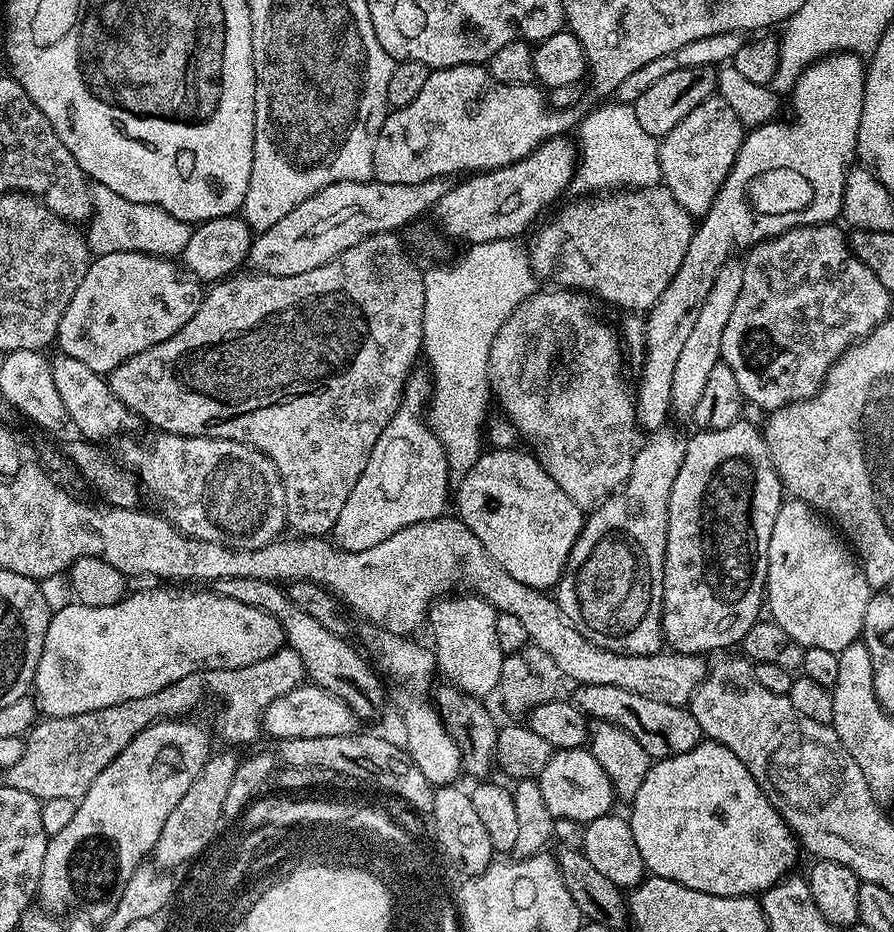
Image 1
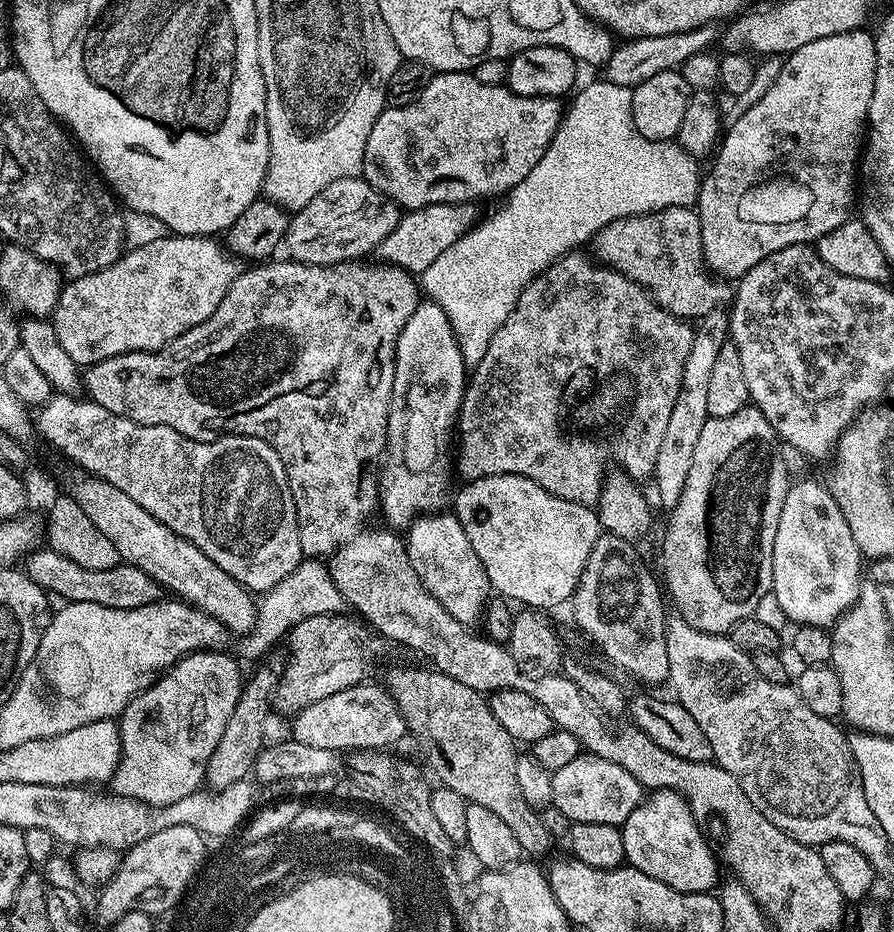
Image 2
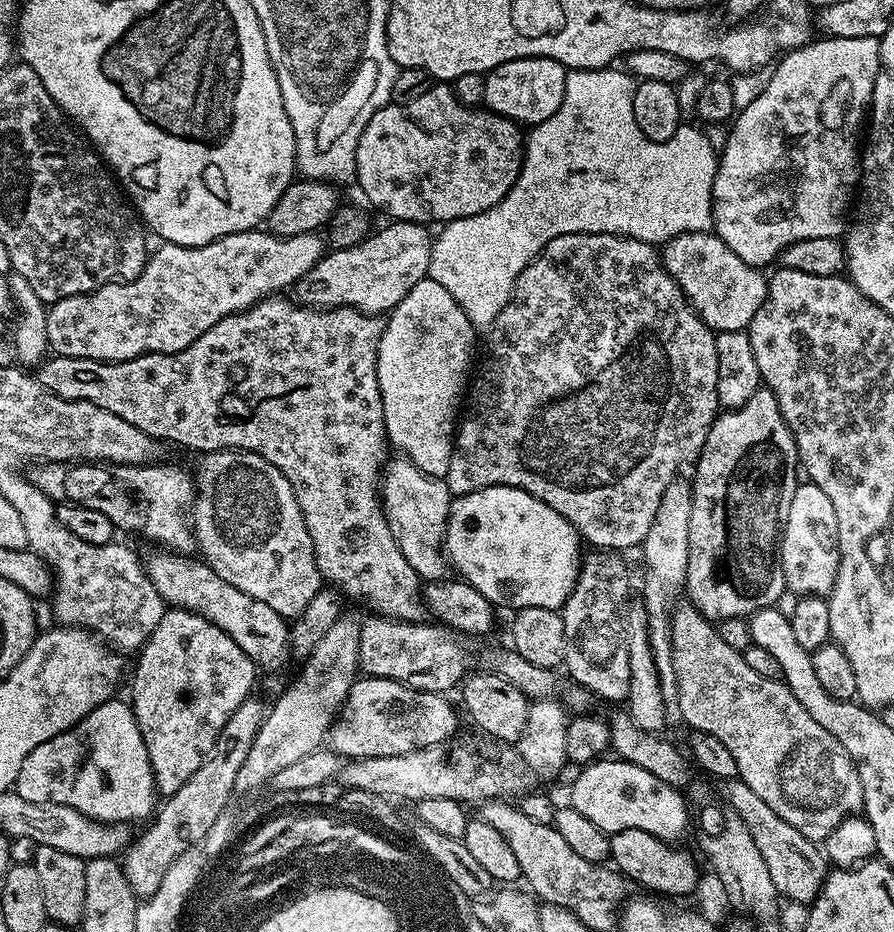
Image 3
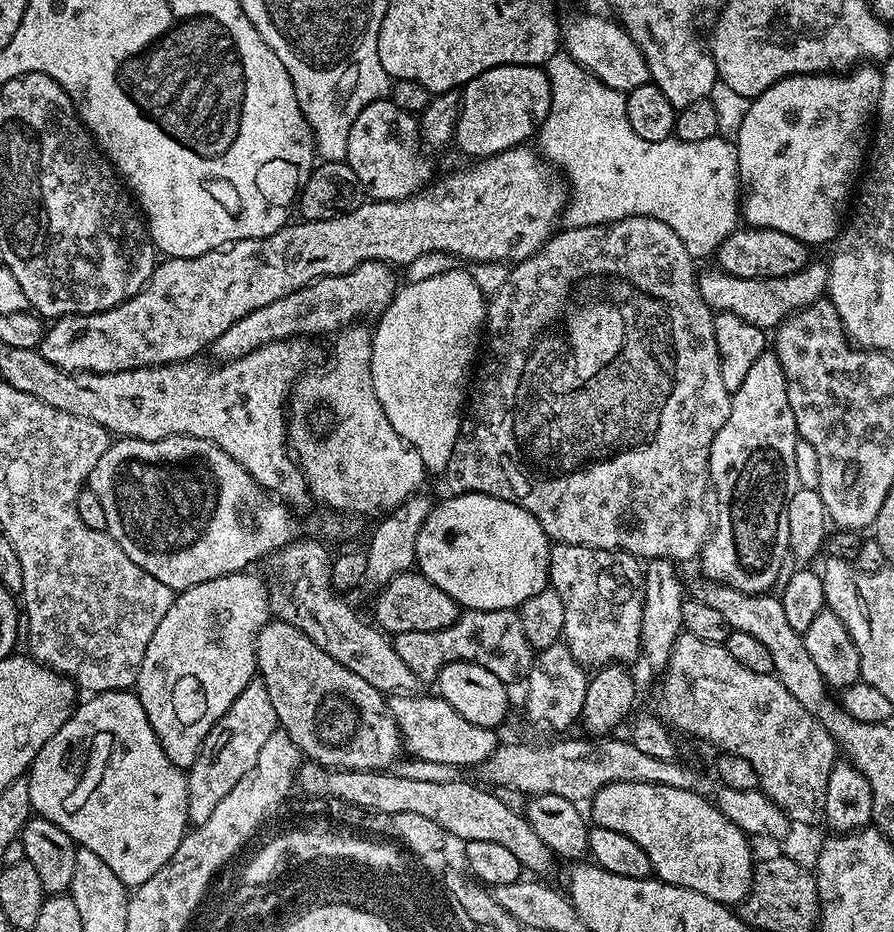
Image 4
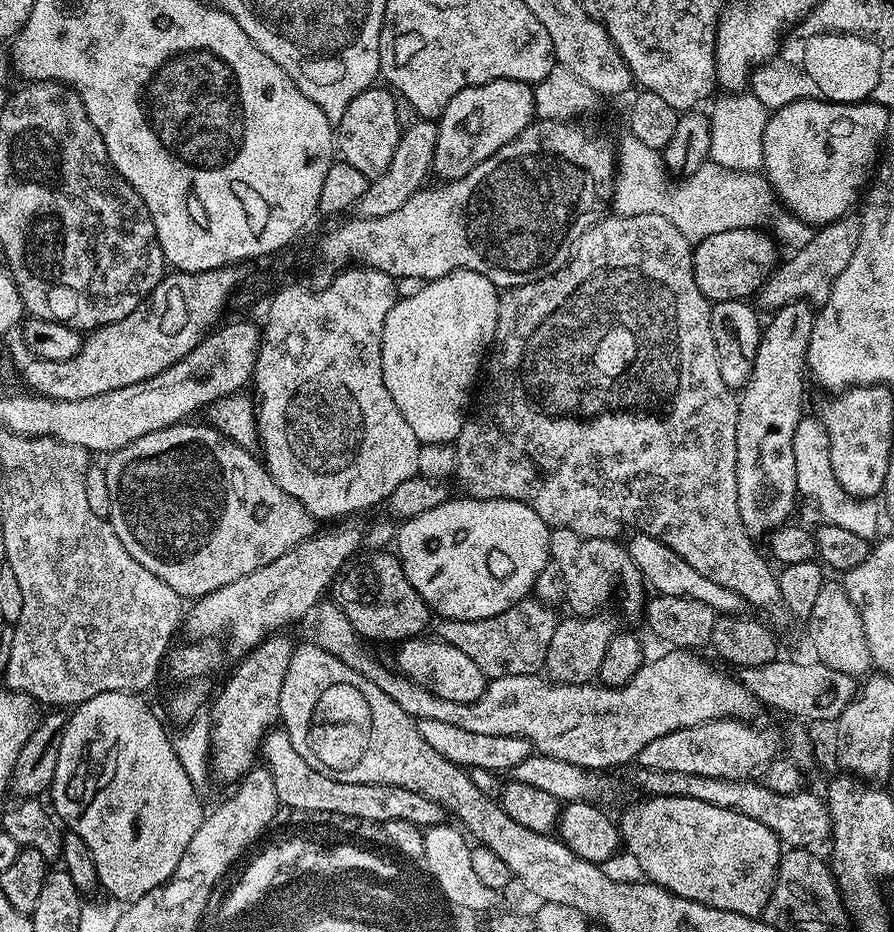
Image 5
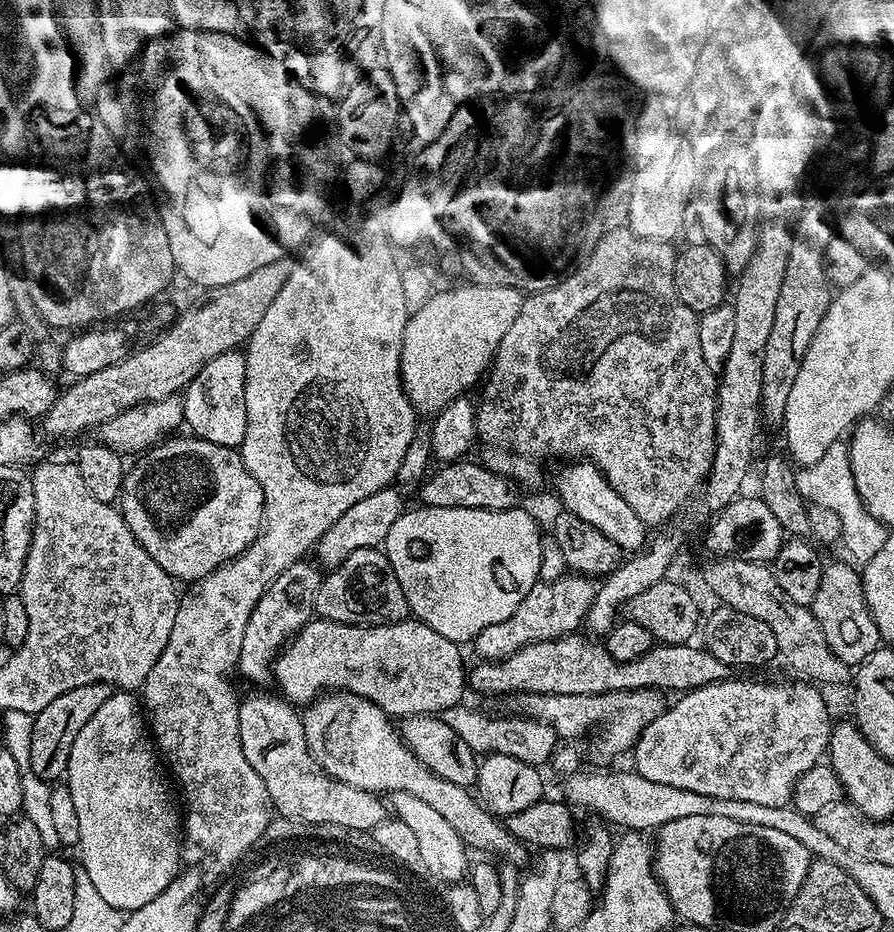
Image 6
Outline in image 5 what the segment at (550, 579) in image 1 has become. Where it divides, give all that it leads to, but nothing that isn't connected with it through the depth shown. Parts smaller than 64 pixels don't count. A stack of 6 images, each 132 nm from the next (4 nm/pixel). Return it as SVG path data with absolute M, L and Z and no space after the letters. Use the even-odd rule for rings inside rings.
M450 498L446 502L426 510L422 514L418 514L414 518L403 521L399 525L394 541L395 555L400 558L400 565L406 574L406 578L410 578L410 586L414 586L414 590L418 590L418 594L422 594L422 598L428 604L429 609L435 615L437 612L437 617L445 620L477 620L478 618L490 618L491 616L502 614L507 608L514 606L531 593L538 574L542 574L542 570L550 563L548 555L549 526L546 522L542 522L542 518L538 518L538 514L534 514L534 510L530 506L526 506L517 500L505 500L503 498L490 500L463 499L456 500L456 498Z

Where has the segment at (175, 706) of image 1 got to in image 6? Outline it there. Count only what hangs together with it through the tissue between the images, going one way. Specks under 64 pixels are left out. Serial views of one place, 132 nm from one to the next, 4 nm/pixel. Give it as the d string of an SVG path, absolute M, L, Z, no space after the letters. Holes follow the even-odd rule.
M565 574L554 582L540 580L518 602L518 610L506 618L506 622L494 622L494 626L486 626L477 634L474 647L481 661L505 660L510 658L518 650L530 646L534 642L546 642L547 640L557 640L563 636L573 635L576 628L585 623L590 606L596 597L598 584L593 577L583 574Z

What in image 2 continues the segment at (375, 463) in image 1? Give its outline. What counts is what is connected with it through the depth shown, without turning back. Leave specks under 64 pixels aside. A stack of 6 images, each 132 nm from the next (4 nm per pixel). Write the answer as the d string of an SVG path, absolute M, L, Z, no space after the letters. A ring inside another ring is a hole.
M421 302L396 343L396 369L392 405L388 411L388 446L380 478L379 511L396 530L407 529L413 520L441 511L449 503L448 479L454 476L454 425L460 415L466 387L466 365L450 318L435 302ZM306 558L278 586L263 595L257 605L256 628L264 628L262 639L270 650L276 646L278 640L283 641L298 622L314 616L341 615L349 606L334 586L327 563L318 558Z

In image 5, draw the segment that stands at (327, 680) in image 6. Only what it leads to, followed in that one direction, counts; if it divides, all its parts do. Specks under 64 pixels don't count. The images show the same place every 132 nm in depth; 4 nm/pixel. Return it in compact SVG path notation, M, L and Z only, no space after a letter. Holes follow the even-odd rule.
M413 638L405 640L396 652L396 664L401 676L410 678L418 686L438 694L438 698L446 698L450 702L474 702L482 698L486 678L478 666L474 666L474 658L466 658L462 650L450 646L445 640L431 638Z

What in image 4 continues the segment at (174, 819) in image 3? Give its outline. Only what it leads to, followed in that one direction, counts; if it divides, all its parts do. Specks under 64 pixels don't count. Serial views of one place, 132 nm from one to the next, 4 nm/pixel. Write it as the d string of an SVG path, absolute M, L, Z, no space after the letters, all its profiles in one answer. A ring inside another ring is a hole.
M253 678L234 698L234 702L228 708L228 713L206 734L204 744L200 748L198 758L193 762L192 767L187 769L188 778L188 818L193 825L207 822L210 814L217 808L218 802L234 790L238 778L246 774L246 770L254 767L258 762L258 754L262 750L266 738L278 730L274 705L270 702L270 693L266 686L258 678Z

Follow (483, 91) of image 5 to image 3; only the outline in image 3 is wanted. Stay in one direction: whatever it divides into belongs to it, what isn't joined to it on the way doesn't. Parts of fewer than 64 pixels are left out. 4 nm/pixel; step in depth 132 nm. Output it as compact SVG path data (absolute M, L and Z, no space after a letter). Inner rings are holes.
M531 56L502 62L502 66L492 69L484 76L486 92L483 107L516 121L521 126L535 126L546 122L562 106L566 94L568 72L563 64L554 58ZM528 124L528 125L527 125Z

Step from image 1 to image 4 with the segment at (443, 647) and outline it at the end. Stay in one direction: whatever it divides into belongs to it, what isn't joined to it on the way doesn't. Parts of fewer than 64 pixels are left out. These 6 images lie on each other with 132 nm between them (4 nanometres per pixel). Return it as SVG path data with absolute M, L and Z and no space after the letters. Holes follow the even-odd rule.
M349 326L339 333L332 344L332 361L321 372L305 371L292 385L286 405L288 443L290 451L300 466L313 501L321 500L325 509L339 510L349 514L376 512L387 514L405 504L421 491L420 484L426 477L418 450L410 447L390 426L382 402L372 389L372 332L364 326Z

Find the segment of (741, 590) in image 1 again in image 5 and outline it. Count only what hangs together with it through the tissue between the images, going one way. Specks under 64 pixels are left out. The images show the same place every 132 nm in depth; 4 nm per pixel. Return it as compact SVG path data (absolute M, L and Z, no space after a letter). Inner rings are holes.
M807 302L787 304L771 313L772 321L763 325L758 354L750 378L738 396L738 426L736 427L736 477L738 478L738 514L744 531L753 538L767 537L773 530L789 523L798 504L795 482L794 432L804 410L804 380L808 362L808 343L814 319L813 305Z

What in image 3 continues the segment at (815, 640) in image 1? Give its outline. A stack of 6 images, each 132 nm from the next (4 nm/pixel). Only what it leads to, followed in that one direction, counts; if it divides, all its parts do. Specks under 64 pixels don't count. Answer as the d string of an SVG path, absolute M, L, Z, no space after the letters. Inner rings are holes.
M797 484L780 534L780 565L785 589L789 593L813 596L831 593L838 563L837 542L838 518L834 518L834 506L830 503L830 498L826 498L826 494L823 490L818 490L816 484Z

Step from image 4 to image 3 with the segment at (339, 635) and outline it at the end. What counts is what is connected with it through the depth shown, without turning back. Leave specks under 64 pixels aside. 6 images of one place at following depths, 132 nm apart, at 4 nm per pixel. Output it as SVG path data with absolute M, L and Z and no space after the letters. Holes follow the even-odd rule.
M240 448L205 452L199 460L200 465L194 468L197 494L190 509L190 523L192 535L196 537L196 548L202 552L204 563L216 571L218 578L230 582L230 586L238 586L242 594L266 602L266 606L278 610L280 616L300 616L321 589L322 577L314 558L310 530L306 530L290 482L265 456L243 452Z

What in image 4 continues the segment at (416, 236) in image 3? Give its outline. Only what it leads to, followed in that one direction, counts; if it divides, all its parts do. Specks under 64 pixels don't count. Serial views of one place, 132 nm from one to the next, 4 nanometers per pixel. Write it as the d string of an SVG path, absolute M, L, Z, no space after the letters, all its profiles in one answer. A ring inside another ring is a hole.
M371 260L341 276L324 276L294 290L294 294L286 294L286 298L278 298L278 302L270 302L270 306L262 306L262 310L254 310L254 314L246 314L246 318L238 318L226 334L216 339L214 350L224 356L225 361L237 360L275 340L320 336L334 328L343 330L355 325L363 321L360 320L363 316L378 318L396 296L398 281L392 272L395 271L389 265Z

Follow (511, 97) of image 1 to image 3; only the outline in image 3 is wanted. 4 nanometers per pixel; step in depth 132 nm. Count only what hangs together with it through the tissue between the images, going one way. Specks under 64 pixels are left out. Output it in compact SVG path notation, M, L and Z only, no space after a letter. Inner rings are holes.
M436 82L422 98L405 104L390 102L366 122L366 130L358 138L354 180L360 183L365 198L388 218L432 226L435 220L447 222L482 214L502 202L520 177L525 143L525 133L516 121L480 106L466 105L456 96L455 87Z

